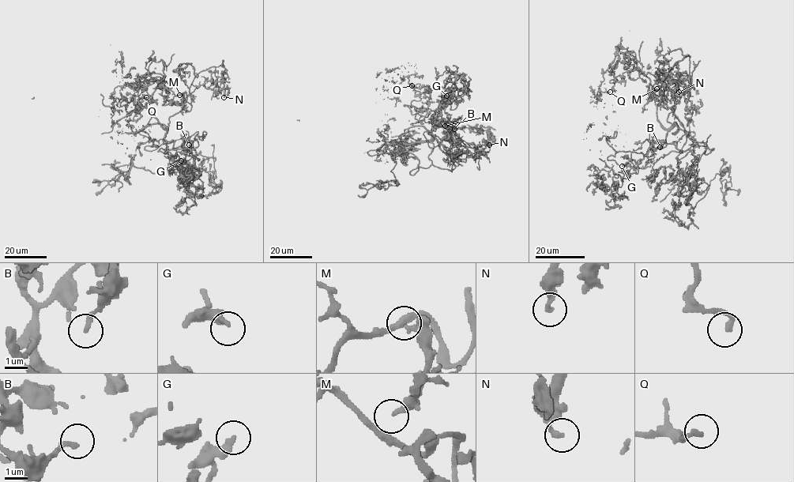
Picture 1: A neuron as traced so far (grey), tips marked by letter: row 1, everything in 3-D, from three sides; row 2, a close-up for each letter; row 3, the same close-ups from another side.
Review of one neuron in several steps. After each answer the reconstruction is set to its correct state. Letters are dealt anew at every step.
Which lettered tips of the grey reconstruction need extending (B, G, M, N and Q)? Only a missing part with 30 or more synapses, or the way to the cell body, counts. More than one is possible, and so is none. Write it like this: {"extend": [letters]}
{"extend": []}

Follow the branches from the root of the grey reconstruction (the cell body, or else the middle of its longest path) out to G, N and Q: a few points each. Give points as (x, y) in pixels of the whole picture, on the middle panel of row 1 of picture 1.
G: (414, 122), (411, 124), (423, 126), (432, 135), (430, 133), (432, 117), (440, 112), (438, 109), (446, 96)
N: (414, 122), (433, 139), (435, 134), (457, 141), (454, 131), (482, 154), (489, 150), (489, 132), (489, 144)
Q: (414, 122), (426, 117), (430, 110), (411, 107), (412, 100), (420, 99), (420, 93), (412, 85)

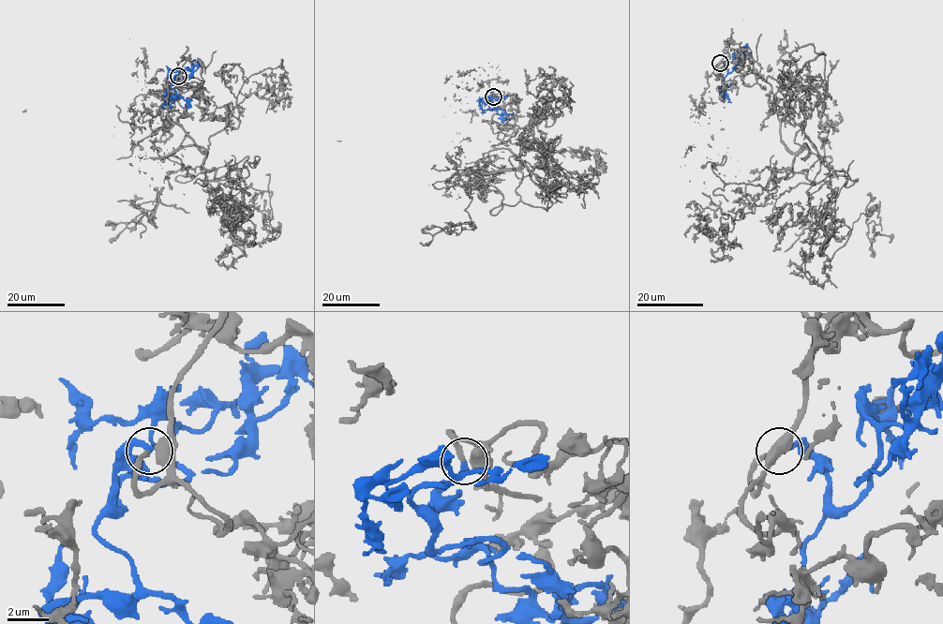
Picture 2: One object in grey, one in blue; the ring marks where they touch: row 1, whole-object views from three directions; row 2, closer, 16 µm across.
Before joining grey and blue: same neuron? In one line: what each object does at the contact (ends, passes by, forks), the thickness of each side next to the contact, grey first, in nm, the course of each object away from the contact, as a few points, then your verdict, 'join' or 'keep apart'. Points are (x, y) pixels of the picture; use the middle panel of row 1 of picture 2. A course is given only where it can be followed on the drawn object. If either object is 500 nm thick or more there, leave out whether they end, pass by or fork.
grey ends there; blue ends there; 240 nm thick on the grey side, 280 nm on the other; grey runs (493, 96), (492, 124), (518, 127), (492, 146), (519, 165), (467, 171), (471, 221), (447, 232), (471, 224); blue runs (493, 96), (489, 109), (499, 108), (510, 120); join

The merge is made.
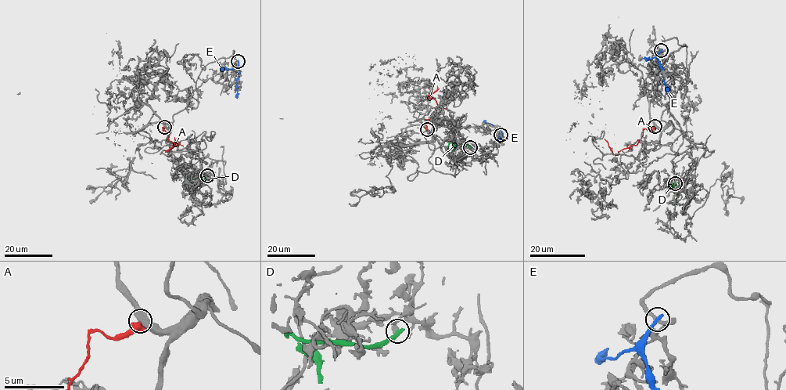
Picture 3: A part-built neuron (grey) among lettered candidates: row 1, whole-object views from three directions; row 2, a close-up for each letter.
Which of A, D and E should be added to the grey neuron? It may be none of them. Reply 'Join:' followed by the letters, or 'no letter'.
Join: no letter

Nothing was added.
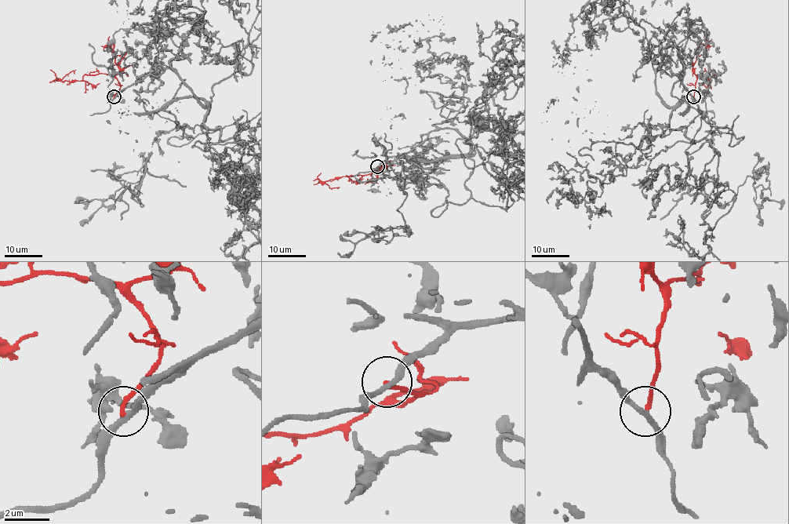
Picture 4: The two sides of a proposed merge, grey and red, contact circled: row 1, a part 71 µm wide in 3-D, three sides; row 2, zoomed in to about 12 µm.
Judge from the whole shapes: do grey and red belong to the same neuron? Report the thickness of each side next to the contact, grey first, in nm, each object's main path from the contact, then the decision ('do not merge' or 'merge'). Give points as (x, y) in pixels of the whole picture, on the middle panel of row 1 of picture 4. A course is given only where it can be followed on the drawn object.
240 nm thick on the grey side, 200 nm on the other; grey runs (377, 166), (468, 101), (433, 95), (450, 70), (392, 31), (404, 51), (383, 58), (401, 41), (442, 60); red runs (377, 166), (383, 168), (365, 175), (342, 176), (325, 183), (331, 188), (339, 187); do not merge

